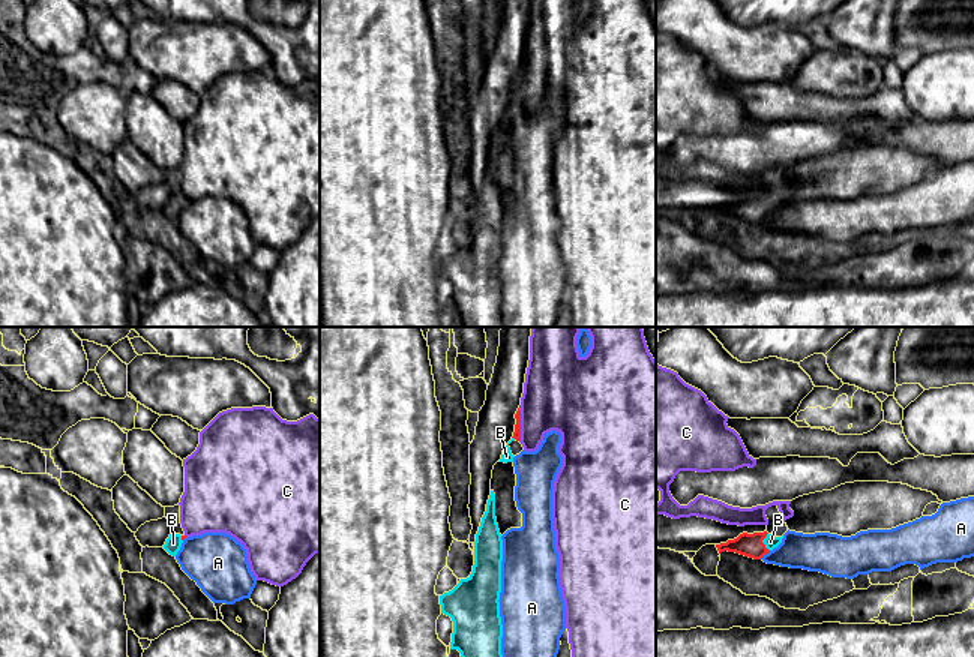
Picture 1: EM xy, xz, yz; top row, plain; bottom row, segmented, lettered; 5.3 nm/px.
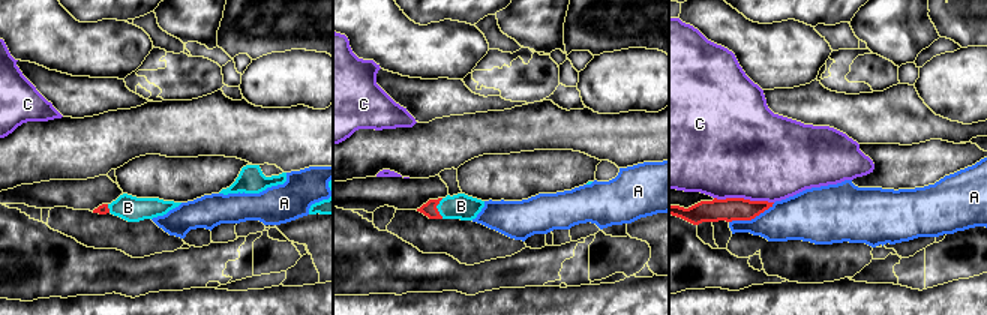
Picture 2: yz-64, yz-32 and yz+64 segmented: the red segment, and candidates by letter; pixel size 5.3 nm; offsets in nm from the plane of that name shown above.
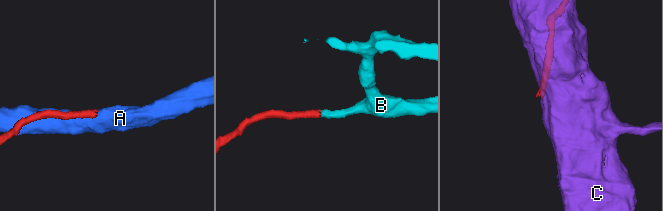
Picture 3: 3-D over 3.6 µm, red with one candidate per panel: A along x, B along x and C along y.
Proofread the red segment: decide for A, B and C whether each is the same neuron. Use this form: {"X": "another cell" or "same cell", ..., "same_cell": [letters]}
{"A": "another cell", "B": "same cell", "C": "another cell", "same_cell": ["B"]}

